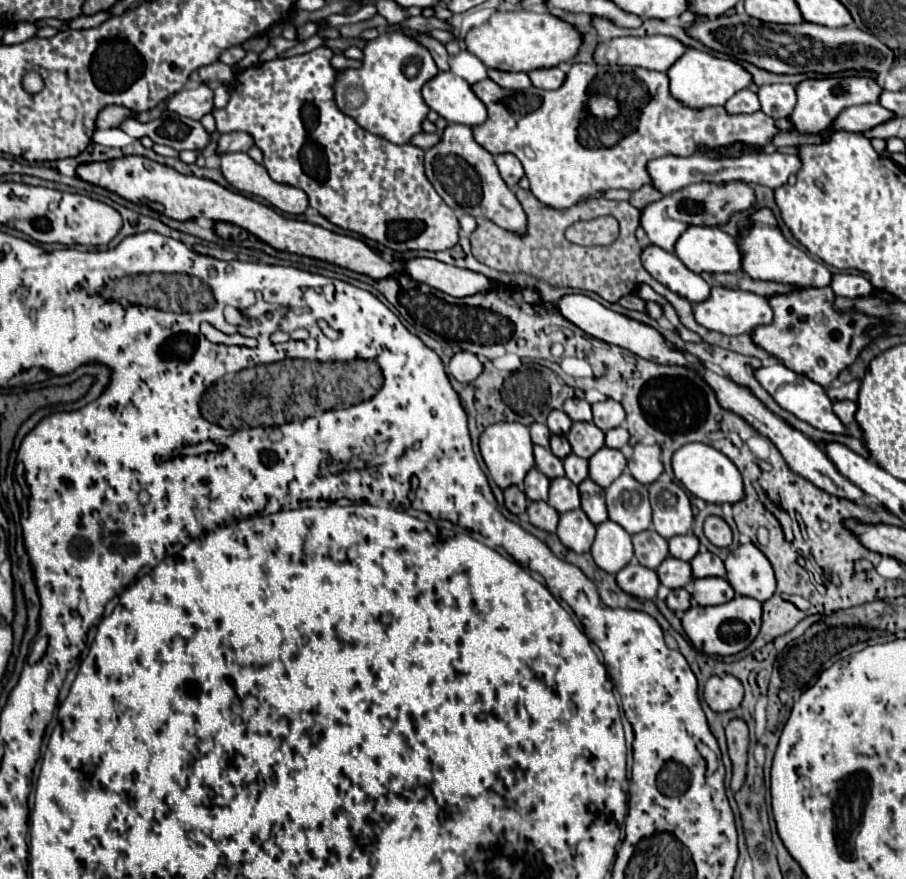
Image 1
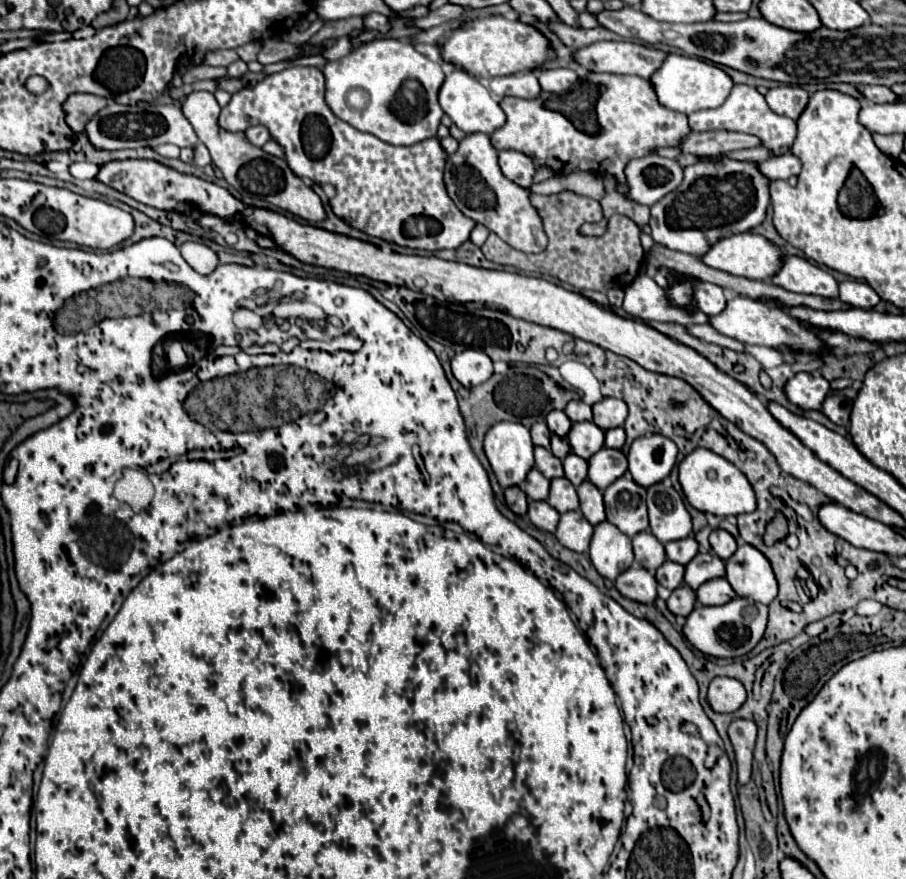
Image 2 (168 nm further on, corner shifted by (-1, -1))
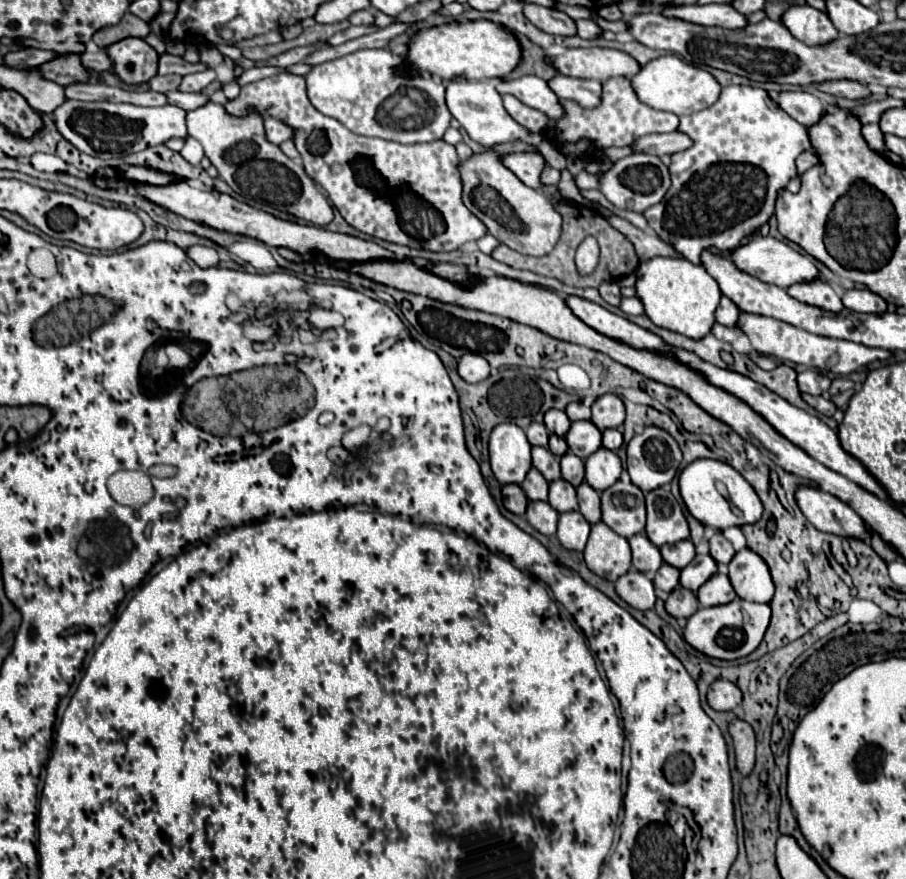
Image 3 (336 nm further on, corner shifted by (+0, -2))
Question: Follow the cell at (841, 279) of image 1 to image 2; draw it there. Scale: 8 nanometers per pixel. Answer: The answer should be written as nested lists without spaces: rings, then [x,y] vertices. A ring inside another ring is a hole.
[[[848,280],[840,284],[840,300],[844,304],[852,304],[856,308],[874,308],[880,302],[880,296],[866,284],[866,282],[856,282]]]

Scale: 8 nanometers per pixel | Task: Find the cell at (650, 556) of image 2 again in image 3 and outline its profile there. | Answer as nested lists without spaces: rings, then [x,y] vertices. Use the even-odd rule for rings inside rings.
[[[637,533],[629,539],[631,551],[633,551],[633,567],[639,569],[645,575],[653,575],[661,565],[663,557],[659,547],[655,547],[645,533]]]

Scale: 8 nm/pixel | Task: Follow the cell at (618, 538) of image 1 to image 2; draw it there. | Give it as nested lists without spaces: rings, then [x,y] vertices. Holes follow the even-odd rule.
[[[600,522],[598,526],[594,526],[594,536],[590,542],[590,560],[600,572],[600,576],[616,580],[616,576],[628,570],[634,562],[630,538],[622,534],[614,524]]]

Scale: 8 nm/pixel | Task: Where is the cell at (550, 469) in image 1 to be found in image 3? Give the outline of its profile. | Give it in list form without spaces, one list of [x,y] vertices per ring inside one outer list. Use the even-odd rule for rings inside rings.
[[[533,447],[533,467],[541,471],[541,475],[547,481],[561,479],[561,469],[559,469],[559,457],[555,457],[549,449],[545,447]]]

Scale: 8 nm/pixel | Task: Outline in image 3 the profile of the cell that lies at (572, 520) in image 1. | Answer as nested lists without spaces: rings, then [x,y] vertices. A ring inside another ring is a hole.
[[[579,511],[561,513],[557,525],[557,539],[565,549],[583,551],[589,537],[589,527],[591,525],[585,521],[585,517]]]

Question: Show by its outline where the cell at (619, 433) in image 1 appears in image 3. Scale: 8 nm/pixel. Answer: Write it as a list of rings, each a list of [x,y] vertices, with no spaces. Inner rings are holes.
[[[607,429],[603,433],[603,447],[605,449],[611,449],[611,451],[617,451],[623,443],[623,435],[619,429]]]

